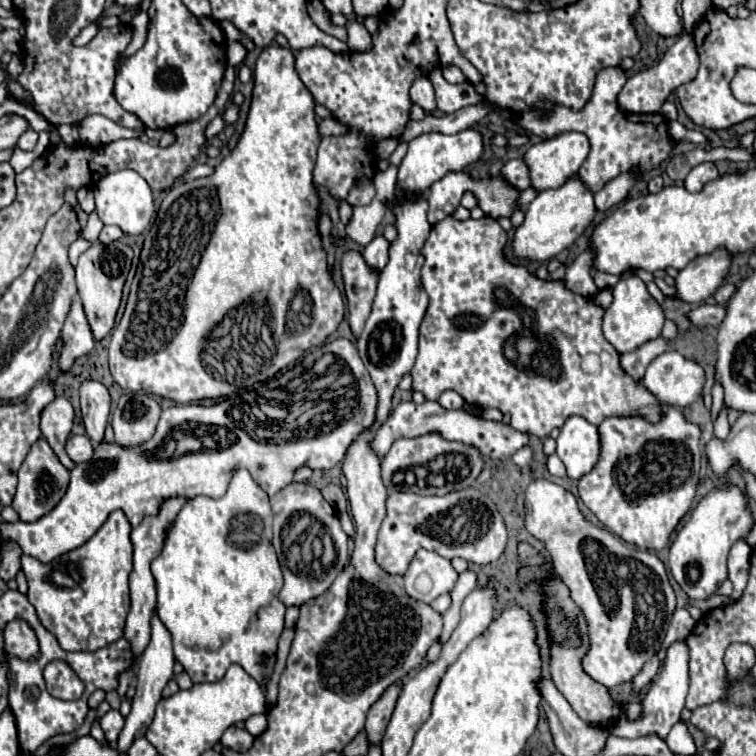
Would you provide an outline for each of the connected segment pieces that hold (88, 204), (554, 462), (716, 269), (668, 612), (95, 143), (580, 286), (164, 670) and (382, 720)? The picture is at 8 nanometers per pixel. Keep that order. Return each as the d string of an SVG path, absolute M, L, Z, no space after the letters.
M82 186L82 188L78 188L78 204L80 204L80 208L84 210L84 212L92 212L94 210L94 194L86 188L86 186Z
M552 454L552 456L548 456L548 472L552 474L552 476L564 476L566 474L566 468L564 468L564 464L562 464L562 460L556 456L556 454Z
M716 250L710 256L696 258L674 278L676 294L672 298L700 304L710 298L716 288L724 282L730 268L730 256L724 250Z
M542 478L526 488L526 528L544 542L546 550L550 550L558 576L568 586L572 602L580 608L588 624L588 652L582 658L584 672L608 690L630 682L660 650L660 636L676 610L676 594L668 582L662 560L654 552L630 548L608 530L600 530L586 522L578 510L576 498L562 486Z
M92 114L92 116L86 116L80 126L78 126L78 132L80 132L80 140L92 148L100 148L104 144L110 144L114 140L122 140L122 138L138 138L142 130L130 130L130 128L124 128L116 122L112 122L110 118L106 116L100 116L100 114Z
M588 248L572 262L572 266L566 270L566 276L564 276L564 282L566 282L566 286L570 286L570 290L574 290L578 294L590 294L590 296L594 296L598 292L598 288L590 276L590 268L592 268L594 260L596 260L596 252L592 248Z
M154 616L152 618L152 640L150 644L146 646L146 650L140 654L138 658L138 670L136 670L136 696L132 698L132 712L128 714L126 718L126 724L120 732L120 738L118 738L118 752L120 754L126 754L130 744L144 736L152 718L154 718L154 708L156 704L162 700L162 690L164 686L168 684L168 680L174 676L174 654L172 654L172 638L170 638L170 632L166 630L166 626L162 626L162 622Z
M396 682L394 686L390 686L382 698L370 708L368 712L368 720L366 720L366 736L368 736L368 744L372 746L380 746L382 742L382 736L384 736L384 730L390 722L390 716L392 716L392 710L394 710L394 704L398 700L398 694L400 694L400 682Z

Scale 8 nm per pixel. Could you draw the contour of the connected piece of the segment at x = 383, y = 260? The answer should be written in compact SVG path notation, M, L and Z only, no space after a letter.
M384 236L374 238L374 240L364 248L362 256L364 256L366 264L368 264L374 272L382 272L384 266L388 264L388 248L390 248L390 244L388 244L388 240L386 240Z

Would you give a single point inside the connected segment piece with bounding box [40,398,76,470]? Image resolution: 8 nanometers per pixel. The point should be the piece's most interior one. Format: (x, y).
(57, 419)

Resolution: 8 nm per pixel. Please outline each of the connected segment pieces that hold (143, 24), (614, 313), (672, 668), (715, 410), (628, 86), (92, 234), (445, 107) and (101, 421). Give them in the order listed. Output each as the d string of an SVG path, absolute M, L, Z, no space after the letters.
M141 11L133 18L131 22L132 41L122 54L117 64L117 69L120 64L126 60L126 58L132 56L132 54L135 54L144 45L147 38L148 23L149 17L146 11Z
M630 276L626 280L620 280L612 288L612 294L614 294L614 302L610 304L610 308L604 314L602 332L604 332L604 338L616 348L618 354L634 352L642 344L658 338L658 334L664 326L664 312L660 308L660 304L648 294L648 290L640 278Z
M676 642L668 648L668 658L664 668L656 674L652 690L646 694L642 702L642 714L638 720L618 720L612 728L612 736L626 736L626 738L644 738L644 736L658 736L666 740L670 728L680 722L680 712L684 708L684 698L688 694L688 650L686 642Z
M714 386L712 388L712 408L710 408L712 422L718 418L720 410L722 410L722 386Z
M684 34L680 36L664 54L664 58L648 68L648 70L642 70L634 76L630 76L622 88L622 92L618 94L618 106L622 112L630 112L630 114L658 114L660 112L662 104L668 100L668 96L672 92L676 92L678 86L682 84L688 84L696 78L696 72L698 72L698 66L700 66L700 58L698 58L698 52L696 52L696 44L694 44L694 36L692 34Z
M96 210L90 214L90 218L88 218L88 224L86 224L86 228L84 228L84 238L86 240L92 240L92 242L96 242L96 238L98 238L98 234L100 234L100 230L102 230L102 220L98 218L98 214L96 214Z
M432 70L428 74L430 82L434 84L436 90L436 102L438 102L438 110L444 114L452 114L456 110L460 110L462 106L468 106L470 102L481 102L485 97L478 94L474 90L474 86L470 82L462 82L462 84L448 84L442 78L442 70Z
M84 382L80 386L80 404L88 438L92 444L102 444L110 416L110 394L106 386L100 382Z

